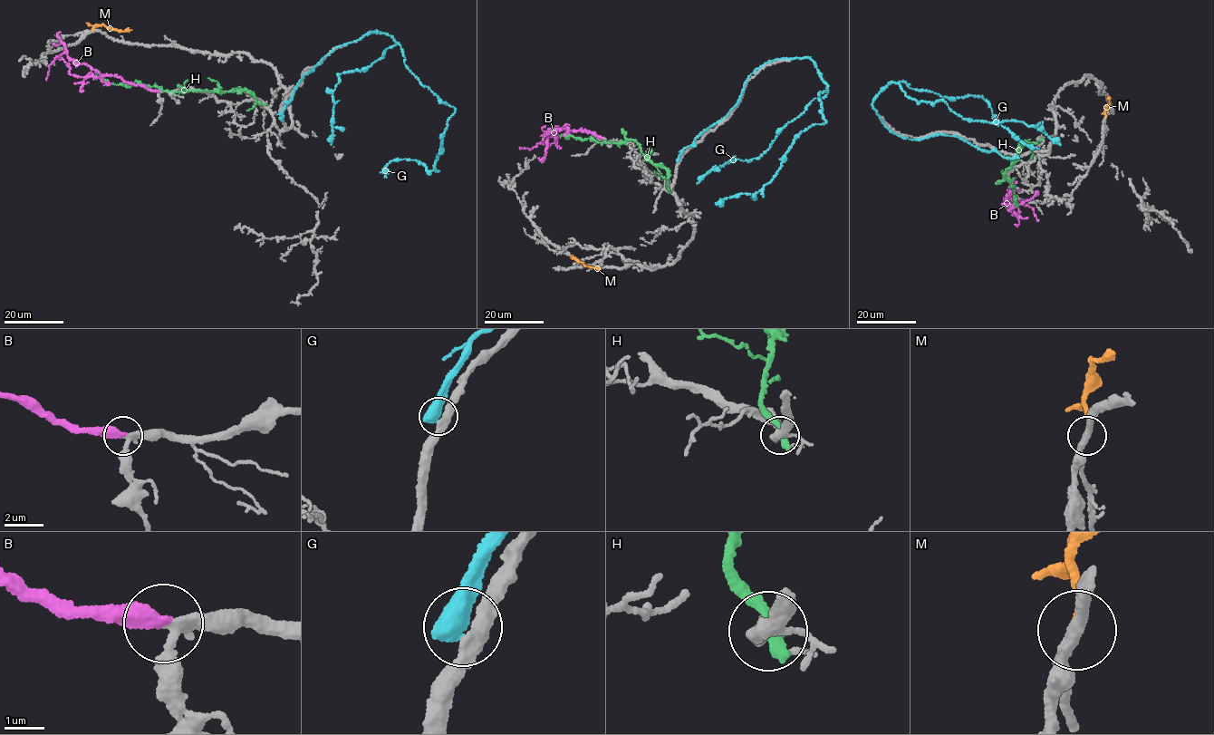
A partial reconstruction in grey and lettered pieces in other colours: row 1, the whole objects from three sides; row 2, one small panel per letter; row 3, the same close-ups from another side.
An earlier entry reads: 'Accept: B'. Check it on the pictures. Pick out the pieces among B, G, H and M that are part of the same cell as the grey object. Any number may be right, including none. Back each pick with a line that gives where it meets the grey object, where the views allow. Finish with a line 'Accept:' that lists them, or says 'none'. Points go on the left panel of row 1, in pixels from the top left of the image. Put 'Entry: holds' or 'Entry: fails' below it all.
B: (158, 91)
Accept: B
Entry: holds

